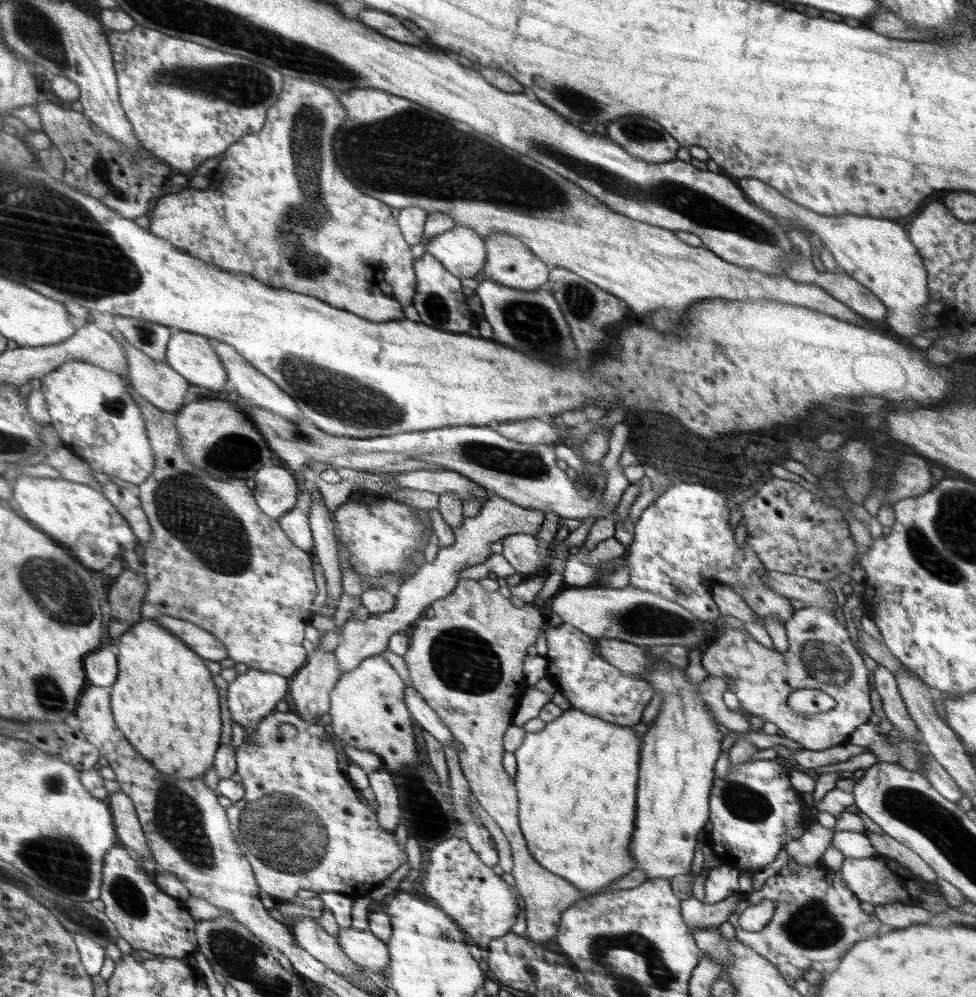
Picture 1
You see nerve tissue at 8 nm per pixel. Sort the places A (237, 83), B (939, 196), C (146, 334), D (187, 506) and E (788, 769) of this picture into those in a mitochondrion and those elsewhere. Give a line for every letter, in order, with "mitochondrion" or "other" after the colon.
A: mitochondrion
B: other
C: mitochondrion
D: mitochondrion
E: other

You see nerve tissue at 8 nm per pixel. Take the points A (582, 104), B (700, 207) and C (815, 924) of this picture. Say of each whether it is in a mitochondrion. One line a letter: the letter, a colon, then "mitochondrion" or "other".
A: mitochondrion
B: mitochondrion
C: mitochondrion

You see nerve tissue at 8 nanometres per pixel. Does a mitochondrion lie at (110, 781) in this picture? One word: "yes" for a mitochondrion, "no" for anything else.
no

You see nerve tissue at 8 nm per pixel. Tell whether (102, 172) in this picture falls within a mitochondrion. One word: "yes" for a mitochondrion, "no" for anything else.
yes

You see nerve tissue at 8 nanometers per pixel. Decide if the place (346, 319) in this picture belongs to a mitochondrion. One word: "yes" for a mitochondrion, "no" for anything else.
no

